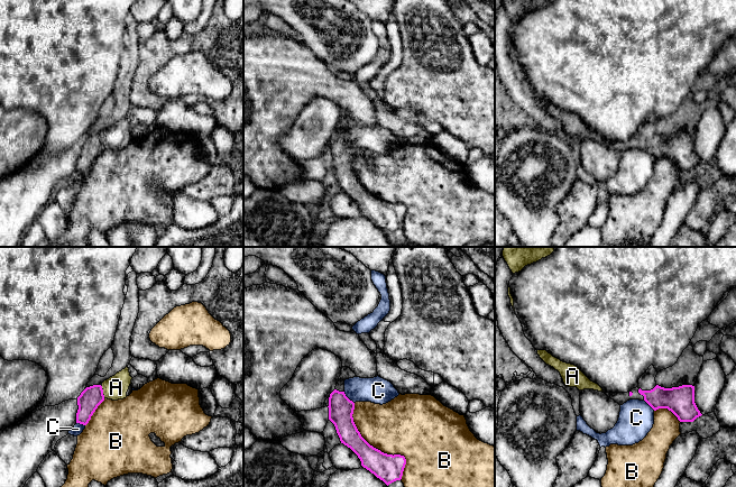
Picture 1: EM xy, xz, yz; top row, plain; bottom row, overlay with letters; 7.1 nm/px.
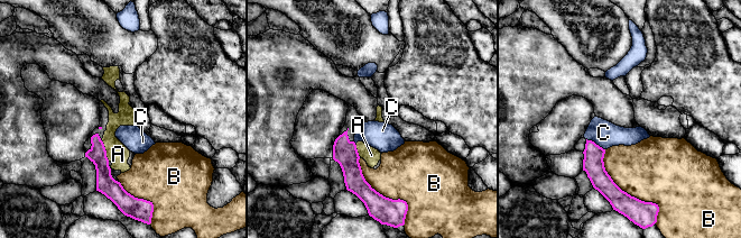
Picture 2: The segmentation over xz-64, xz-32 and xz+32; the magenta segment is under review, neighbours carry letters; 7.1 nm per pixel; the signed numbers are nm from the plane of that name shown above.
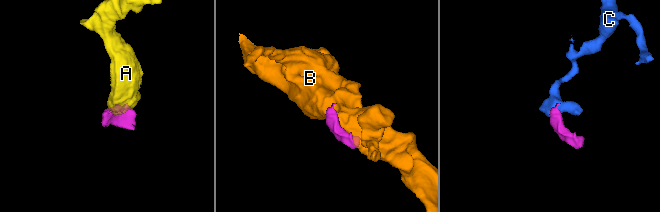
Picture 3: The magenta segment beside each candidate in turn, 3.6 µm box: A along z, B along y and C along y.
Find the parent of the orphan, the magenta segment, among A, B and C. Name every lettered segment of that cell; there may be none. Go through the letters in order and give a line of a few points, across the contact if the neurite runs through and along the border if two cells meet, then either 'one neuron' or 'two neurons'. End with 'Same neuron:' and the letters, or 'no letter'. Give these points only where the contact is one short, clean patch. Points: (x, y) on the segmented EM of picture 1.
A: one neuron
B: two neurons
C: line xz (343, 392), (353, 403); two neurons
Same neuron: A

